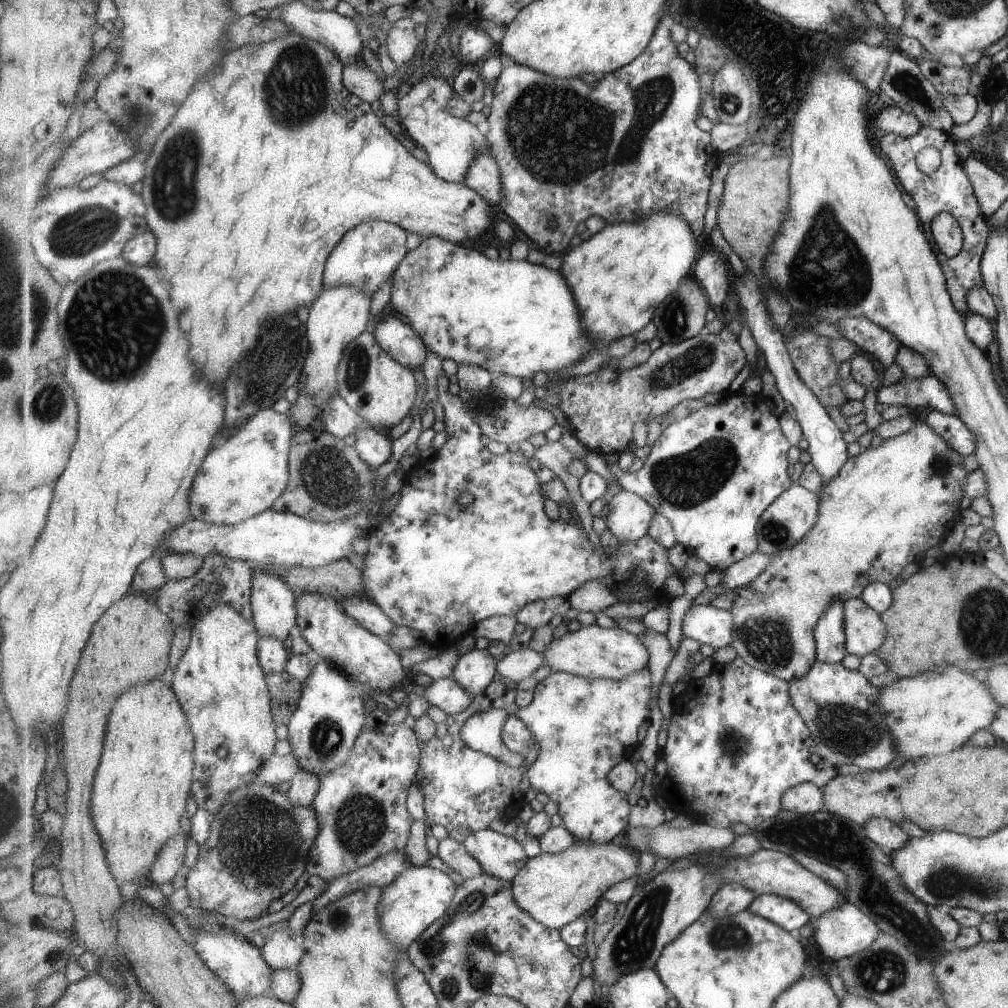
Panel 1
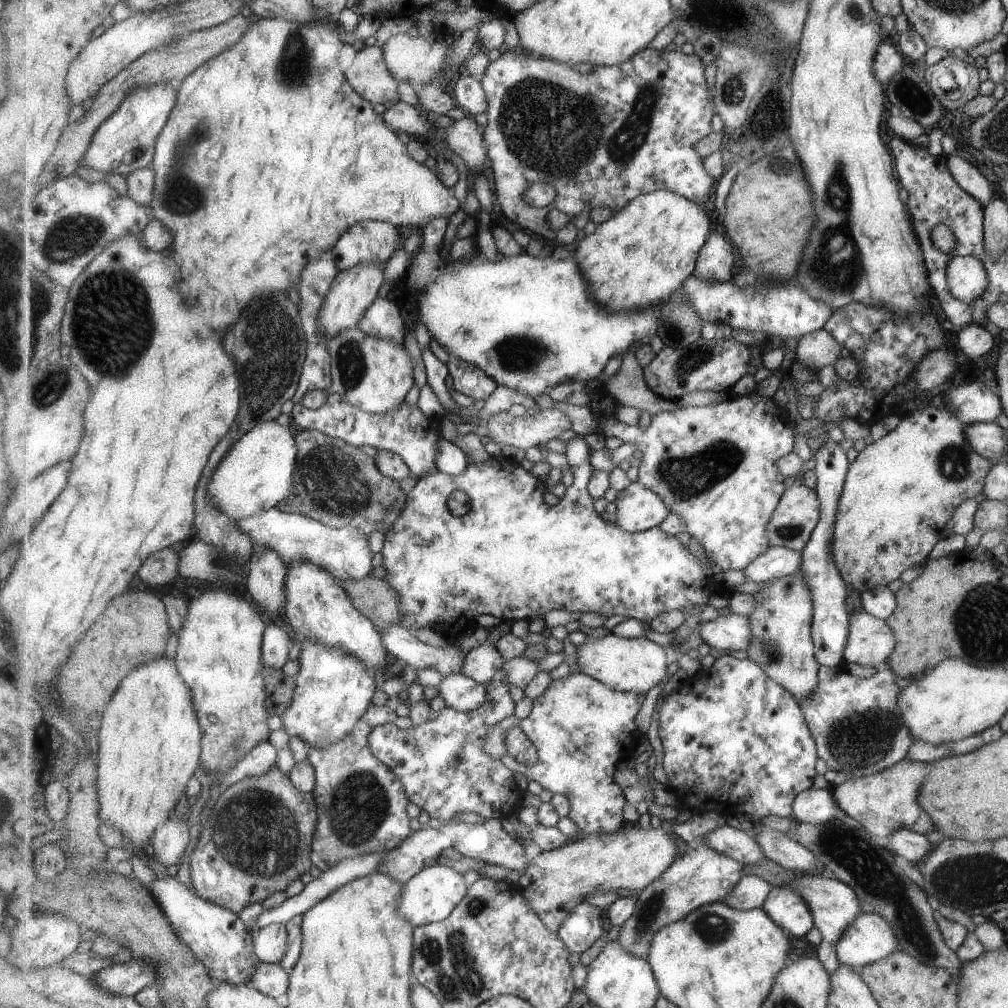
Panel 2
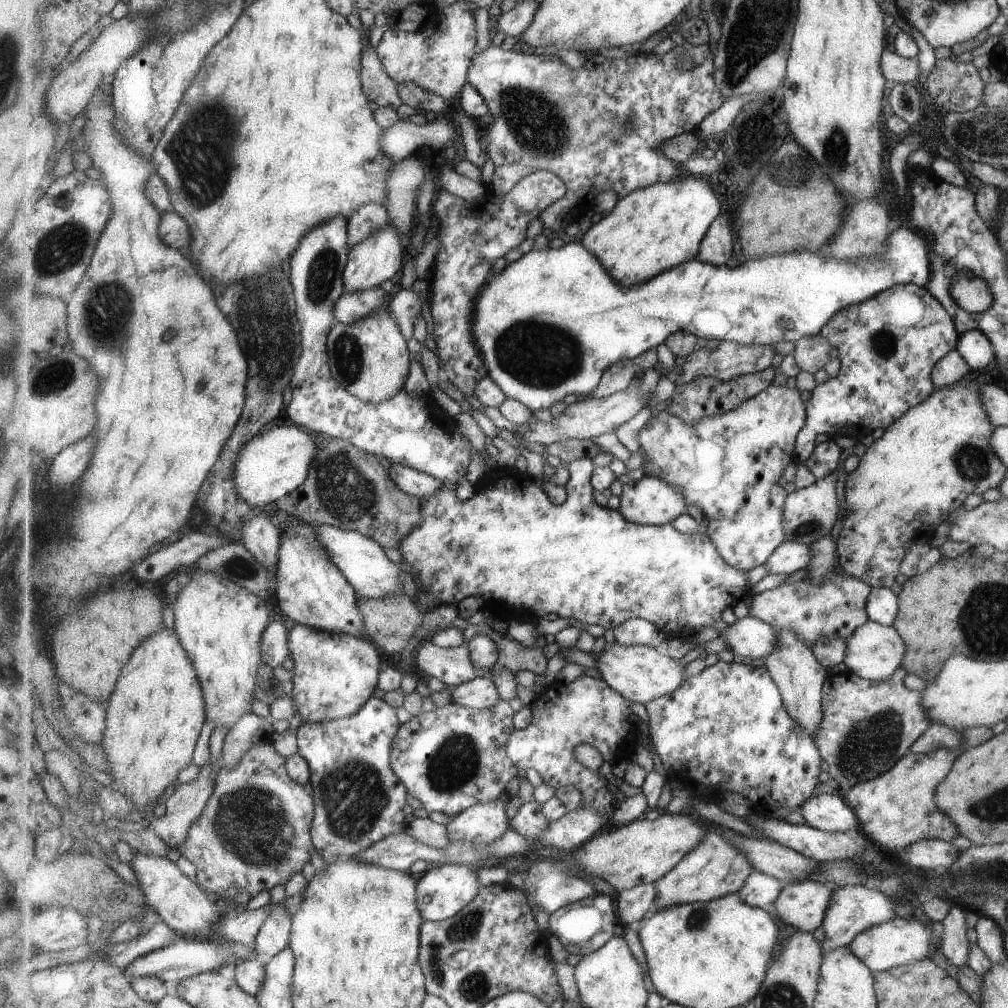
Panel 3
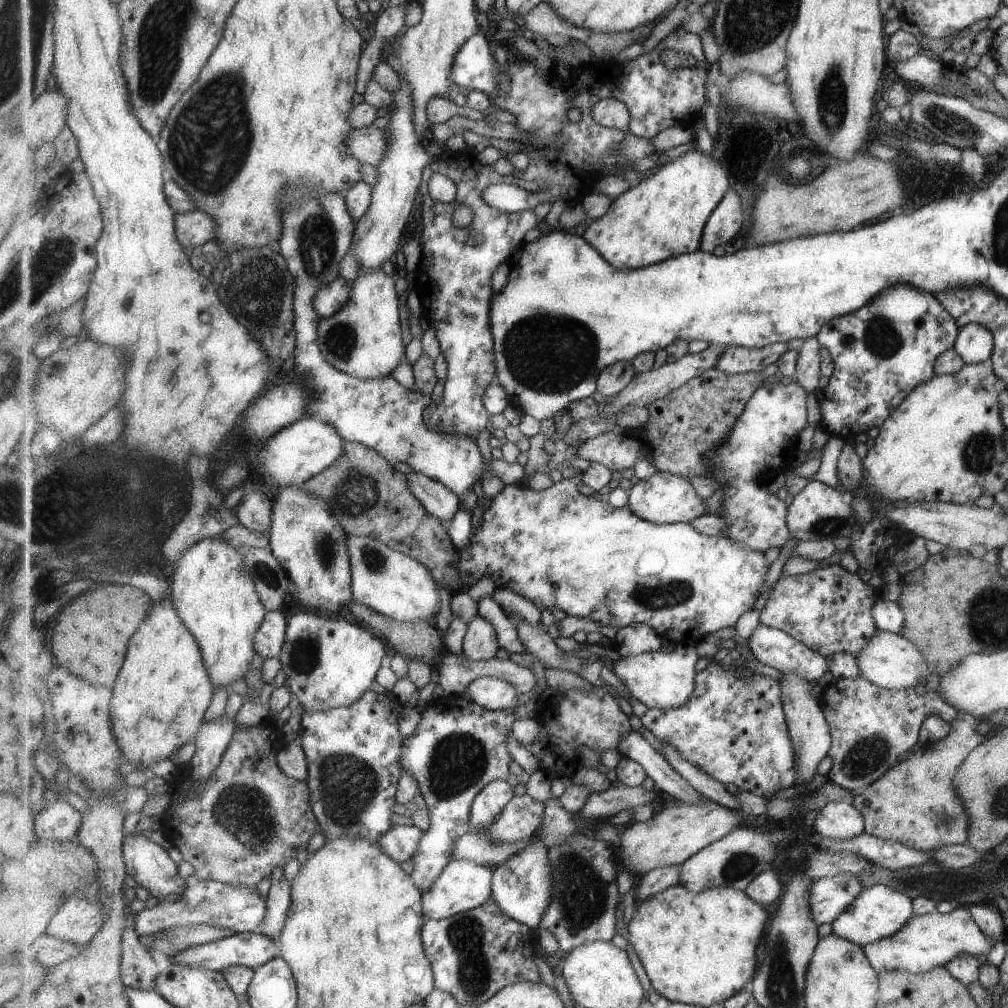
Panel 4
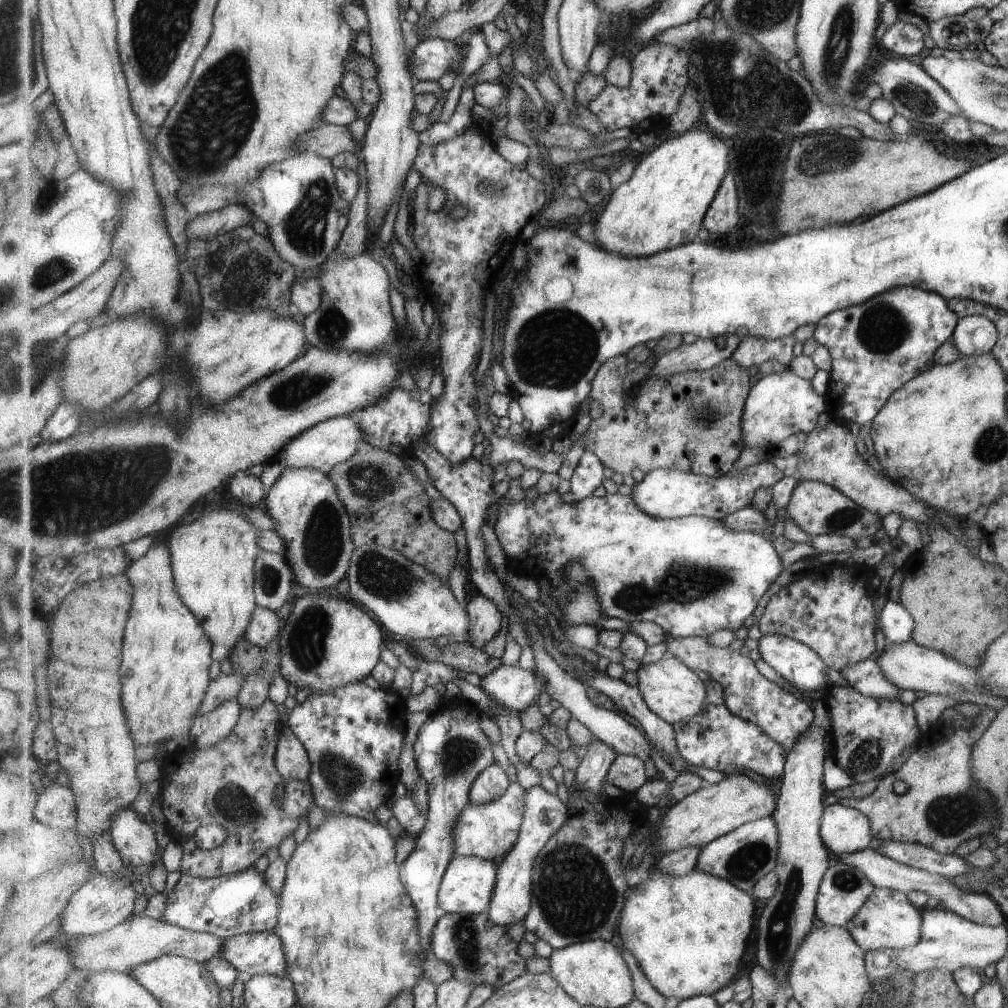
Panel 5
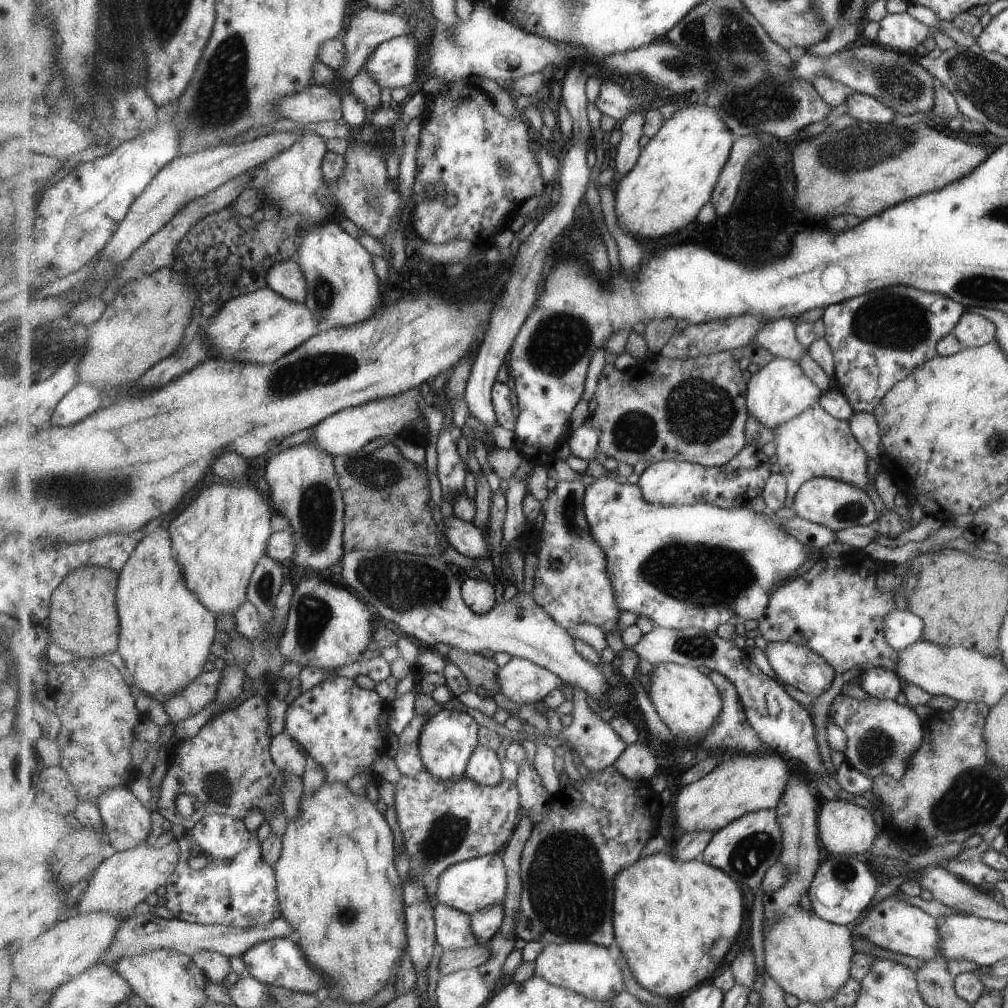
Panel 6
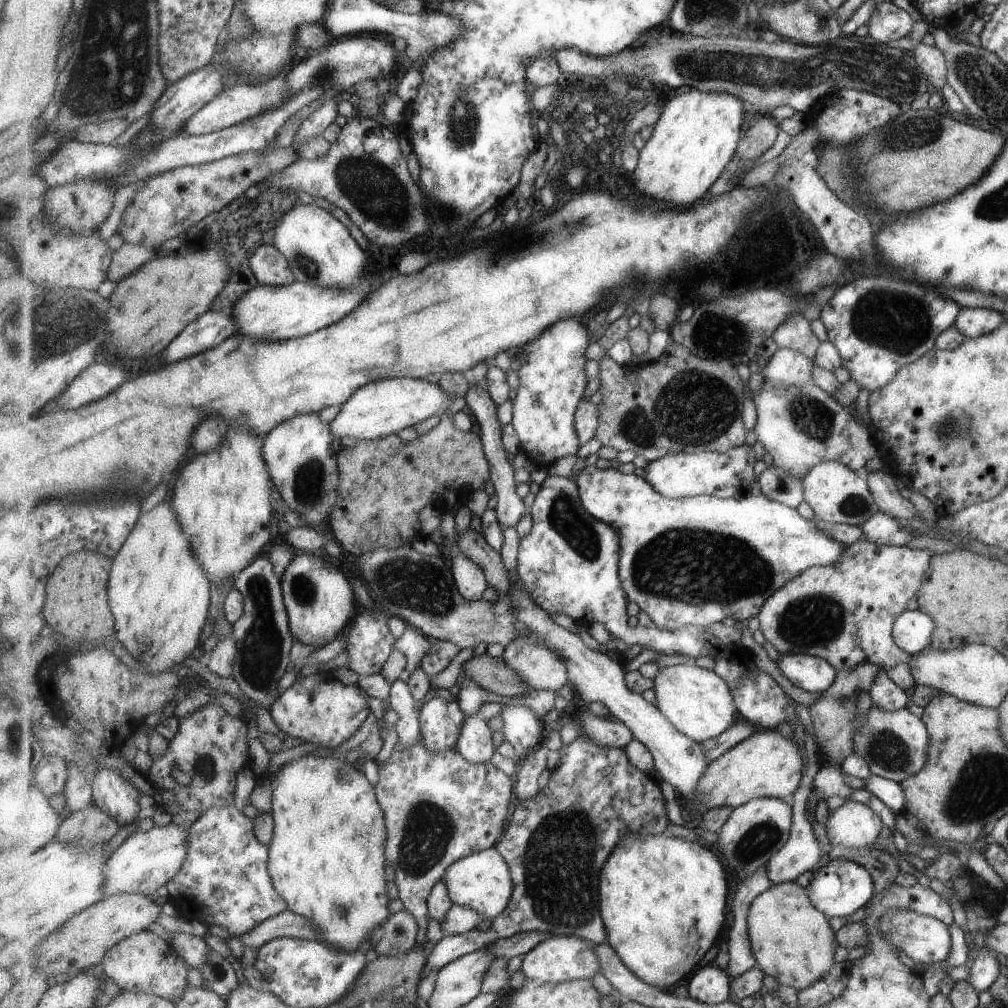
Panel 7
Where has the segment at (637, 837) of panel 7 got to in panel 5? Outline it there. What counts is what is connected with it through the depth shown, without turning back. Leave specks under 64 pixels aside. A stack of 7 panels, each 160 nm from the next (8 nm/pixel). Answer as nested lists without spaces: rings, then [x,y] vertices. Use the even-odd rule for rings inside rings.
[[[655,868],[651,875],[643,877],[626,900],[617,931],[623,947],[635,956],[646,978],[661,995],[681,1001],[699,995],[711,996],[741,976],[749,938],[755,930],[753,897],[751,892],[745,892],[730,880],[703,871],[676,877],[662,875]]]

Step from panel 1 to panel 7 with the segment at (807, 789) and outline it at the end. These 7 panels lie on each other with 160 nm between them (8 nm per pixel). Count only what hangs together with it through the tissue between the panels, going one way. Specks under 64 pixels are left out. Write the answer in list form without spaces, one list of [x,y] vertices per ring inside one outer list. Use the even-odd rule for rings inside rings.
[[[849,798],[829,812],[824,823],[831,845],[854,849],[874,846],[882,825],[876,812]]]

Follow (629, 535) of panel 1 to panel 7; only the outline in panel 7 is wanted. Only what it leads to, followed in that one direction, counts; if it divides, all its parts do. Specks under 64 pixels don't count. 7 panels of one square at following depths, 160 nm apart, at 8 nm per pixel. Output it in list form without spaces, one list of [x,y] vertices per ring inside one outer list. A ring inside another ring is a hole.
[[[748,445],[738,446],[726,453],[679,453],[650,462],[645,468],[647,479],[662,495],[672,499],[713,495],[722,499],[741,498],[749,493],[755,482],[755,452]]]

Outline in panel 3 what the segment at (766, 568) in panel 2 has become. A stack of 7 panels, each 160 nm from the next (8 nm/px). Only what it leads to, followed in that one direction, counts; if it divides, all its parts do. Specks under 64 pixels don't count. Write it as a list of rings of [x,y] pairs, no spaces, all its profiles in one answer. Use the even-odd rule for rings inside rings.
[[[791,542],[781,545],[769,557],[765,566],[769,574],[791,574],[800,568],[805,569],[812,560],[812,546]]]

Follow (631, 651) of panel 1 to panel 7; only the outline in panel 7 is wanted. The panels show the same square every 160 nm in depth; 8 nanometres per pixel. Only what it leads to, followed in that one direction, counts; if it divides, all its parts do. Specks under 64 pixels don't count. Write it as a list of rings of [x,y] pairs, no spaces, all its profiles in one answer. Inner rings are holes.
[[[688,662],[661,669],[654,681],[656,705],[683,734],[697,742],[704,743],[718,737],[740,717],[735,705],[735,693],[727,680],[714,670]]]

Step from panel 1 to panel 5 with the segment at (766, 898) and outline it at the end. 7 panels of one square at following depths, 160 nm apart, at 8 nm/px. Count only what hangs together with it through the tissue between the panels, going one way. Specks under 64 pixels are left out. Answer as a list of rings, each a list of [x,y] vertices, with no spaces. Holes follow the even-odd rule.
[[[836,859],[829,866],[816,900],[816,916],[827,926],[843,927],[875,890],[860,870]]]

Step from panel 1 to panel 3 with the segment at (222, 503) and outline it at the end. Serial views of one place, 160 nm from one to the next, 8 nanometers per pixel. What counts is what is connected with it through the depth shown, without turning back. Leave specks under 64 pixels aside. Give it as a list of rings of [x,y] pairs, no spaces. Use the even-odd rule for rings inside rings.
[[[297,423],[291,426],[278,426],[267,428],[256,434],[240,452],[234,480],[236,489],[253,508],[274,506],[286,494],[292,493],[301,486],[308,477],[310,466],[318,449],[317,438],[305,427]]]

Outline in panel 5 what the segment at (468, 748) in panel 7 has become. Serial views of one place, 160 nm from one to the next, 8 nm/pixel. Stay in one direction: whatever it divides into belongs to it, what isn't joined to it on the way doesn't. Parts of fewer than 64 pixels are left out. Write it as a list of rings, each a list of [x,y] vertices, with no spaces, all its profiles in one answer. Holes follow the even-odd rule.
[[[495,761],[476,778],[470,798],[475,803],[487,804],[501,798],[510,786],[507,772]]]

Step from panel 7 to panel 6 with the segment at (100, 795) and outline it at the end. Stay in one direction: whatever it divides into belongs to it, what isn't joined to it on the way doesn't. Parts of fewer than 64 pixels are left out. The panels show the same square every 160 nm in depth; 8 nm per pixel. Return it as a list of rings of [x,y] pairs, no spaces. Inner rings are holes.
[[[127,786],[109,789],[97,804],[112,851],[126,851],[152,840],[151,812]]]

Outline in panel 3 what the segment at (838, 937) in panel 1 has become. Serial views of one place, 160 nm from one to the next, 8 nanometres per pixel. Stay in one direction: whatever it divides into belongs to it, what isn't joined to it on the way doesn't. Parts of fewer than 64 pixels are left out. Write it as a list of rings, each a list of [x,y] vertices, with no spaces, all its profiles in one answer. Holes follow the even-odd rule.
[[[893,917],[879,925],[873,925],[869,929],[865,929],[859,935],[849,942],[847,948],[852,954],[873,973],[883,972],[885,969],[898,967],[899,965],[908,965],[913,961],[921,959],[929,959],[932,952],[939,948],[941,932],[943,927],[940,923],[932,922],[926,925],[917,919],[905,919],[901,917]]]

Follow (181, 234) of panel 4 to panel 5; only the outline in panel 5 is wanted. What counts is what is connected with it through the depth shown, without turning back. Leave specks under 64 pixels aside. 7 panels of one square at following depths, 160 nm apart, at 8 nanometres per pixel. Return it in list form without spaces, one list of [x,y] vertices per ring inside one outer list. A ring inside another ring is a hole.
[[[232,204],[210,213],[191,216],[188,222],[188,235],[191,238],[205,240],[231,232],[239,226],[252,224],[253,220],[253,210],[249,210],[245,204]]]

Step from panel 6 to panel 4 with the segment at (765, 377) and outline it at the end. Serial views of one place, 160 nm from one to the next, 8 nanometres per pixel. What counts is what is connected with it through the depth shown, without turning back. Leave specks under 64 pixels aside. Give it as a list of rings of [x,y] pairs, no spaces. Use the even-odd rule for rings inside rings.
[[[798,381],[789,384],[772,383],[763,385],[753,395],[751,401],[745,407],[740,420],[736,422],[734,429],[727,438],[727,442],[719,445],[712,454],[712,474],[710,477],[717,482],[718,488],[727,488],[718,514],[728,524],[726,534],[736,543],[740,543],[749,549],[758,551],[769,550],[773,546],[783,548],[792,538],[792,531],[788,525],[789,500],[784,493],[770,494],[767,484],[775,475],[786,474],[791,470],[791,461],[795,460],[796,446],[799,442],[799,434],[807,428],[807,389]]]

